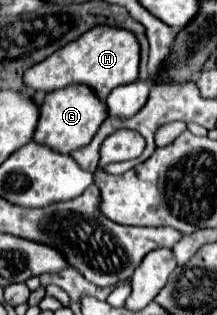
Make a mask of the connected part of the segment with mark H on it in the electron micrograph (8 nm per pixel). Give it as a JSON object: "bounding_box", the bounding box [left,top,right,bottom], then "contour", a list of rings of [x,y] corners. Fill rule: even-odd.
{"bounding_box":[24,26,140,102],"contour":[[[96,26],[96,30],[82,34],[80,40],[70,42],[56,54],[48,56],[44,62],[28,68],[24,72],[24,86],[30,90],[52,92],[66,88],[70,84],[86,84],[104,102],[116,86],[130,84],[138,78],[138,62],[140,62],[140,46],[132,32],[120,28]]]}

